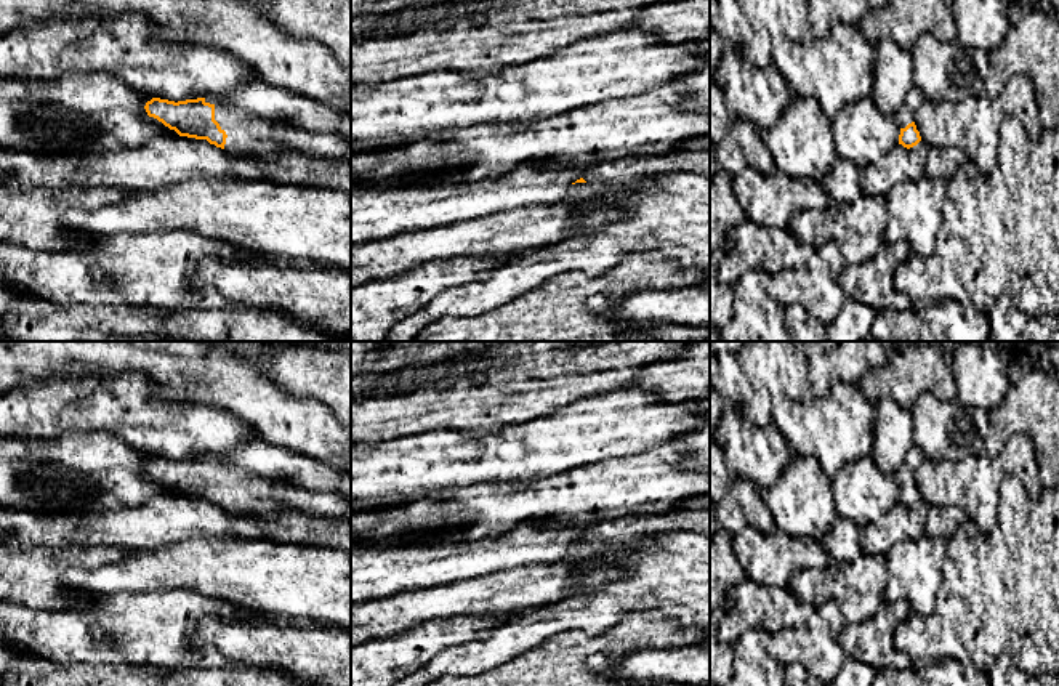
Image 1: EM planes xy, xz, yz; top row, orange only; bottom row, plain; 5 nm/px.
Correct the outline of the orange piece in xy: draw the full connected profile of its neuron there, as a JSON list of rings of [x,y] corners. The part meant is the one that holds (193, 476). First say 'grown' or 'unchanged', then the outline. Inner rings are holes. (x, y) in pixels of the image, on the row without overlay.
grown; [[[261,438],[229,450],[186,460],[152,457],[144,465],[179,495],[207,498],[240,516],[264,516],[285,510],[268,494],[279,487],[332,490],[351,500],[351,471],[330,466]]]

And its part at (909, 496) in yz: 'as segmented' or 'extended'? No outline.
extended

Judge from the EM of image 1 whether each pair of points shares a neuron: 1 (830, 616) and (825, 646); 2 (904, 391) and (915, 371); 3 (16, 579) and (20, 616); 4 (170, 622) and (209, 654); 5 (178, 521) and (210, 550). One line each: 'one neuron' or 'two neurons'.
1: one neuron
2: one neuron
3: two neurons
4: one neuron
5: two neurons

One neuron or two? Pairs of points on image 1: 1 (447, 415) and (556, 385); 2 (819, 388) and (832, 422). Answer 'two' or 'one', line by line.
1: one
2: two

